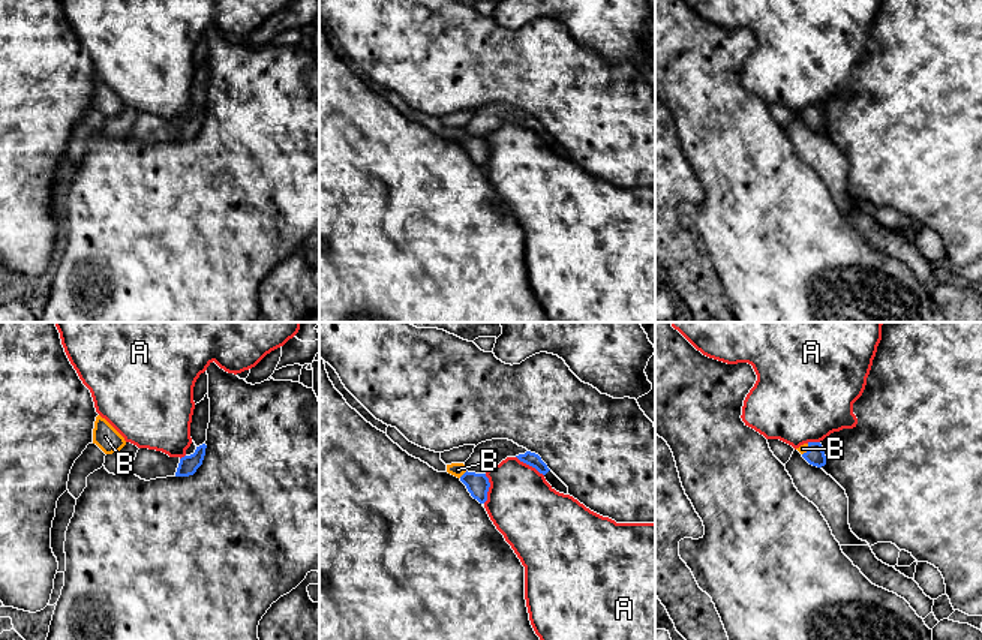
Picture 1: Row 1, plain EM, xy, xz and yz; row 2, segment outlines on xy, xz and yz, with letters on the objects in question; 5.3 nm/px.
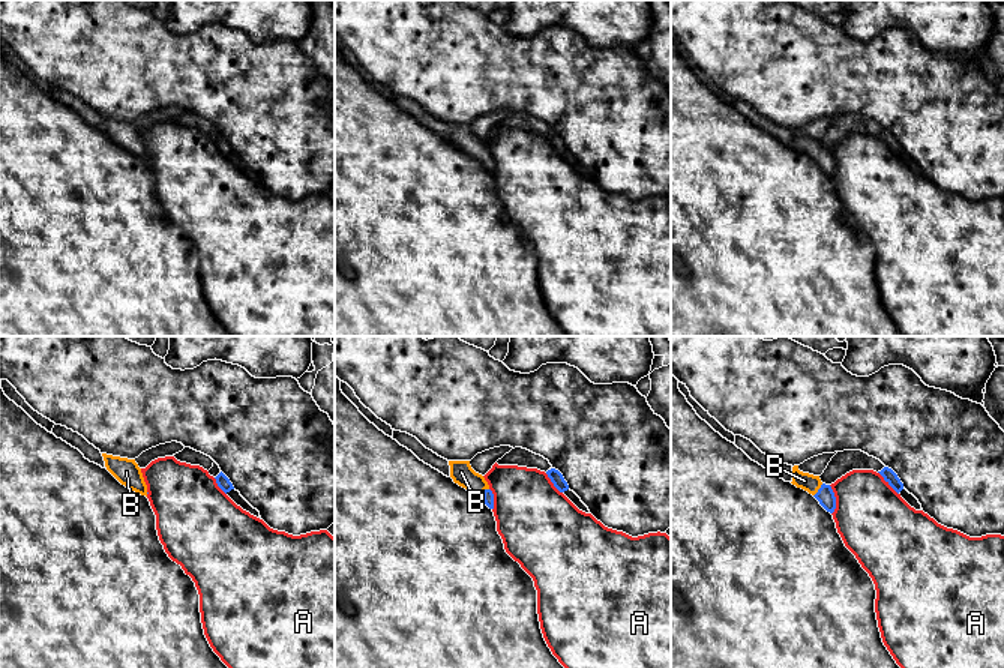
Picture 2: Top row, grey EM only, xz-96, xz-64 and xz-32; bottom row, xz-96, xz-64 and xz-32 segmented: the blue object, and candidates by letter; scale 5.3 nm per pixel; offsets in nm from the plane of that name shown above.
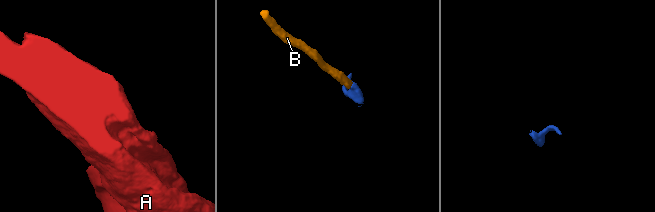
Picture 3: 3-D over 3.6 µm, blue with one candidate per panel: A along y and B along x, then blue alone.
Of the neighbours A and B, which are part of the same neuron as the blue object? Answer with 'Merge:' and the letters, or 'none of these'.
Merge: B

